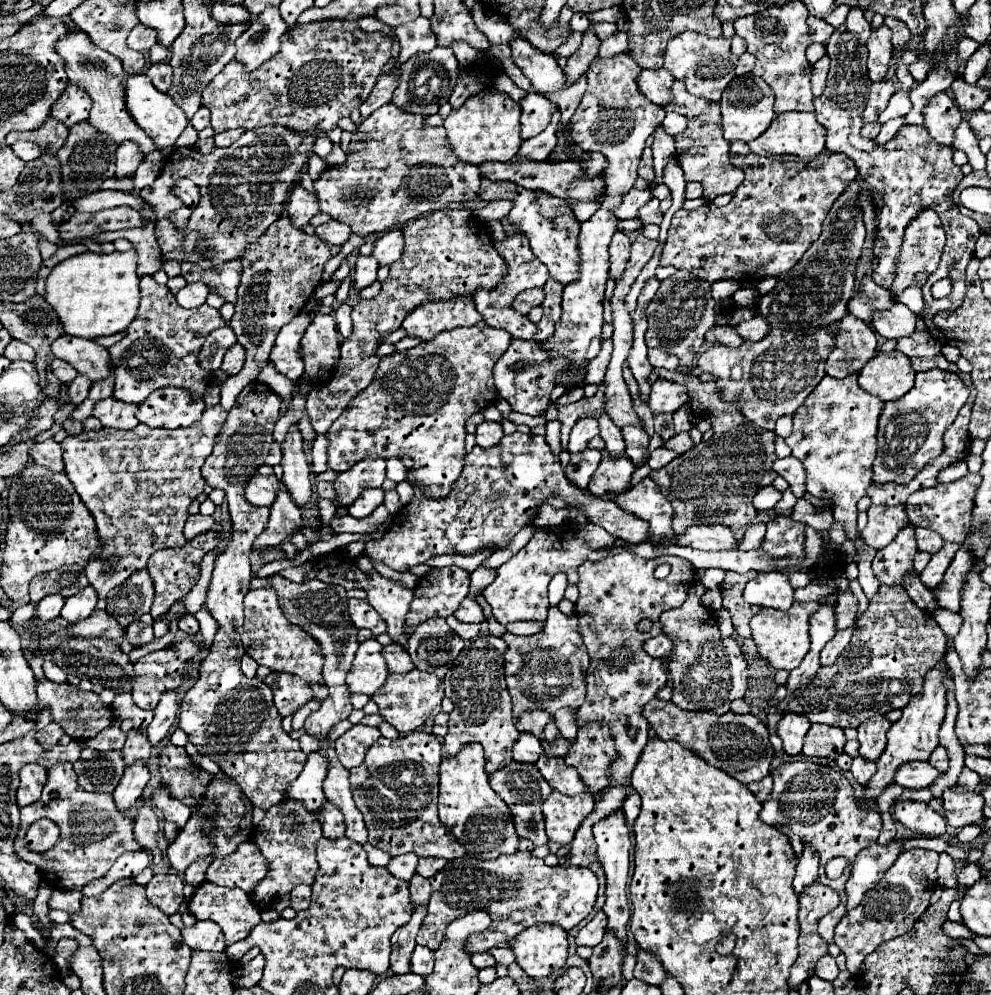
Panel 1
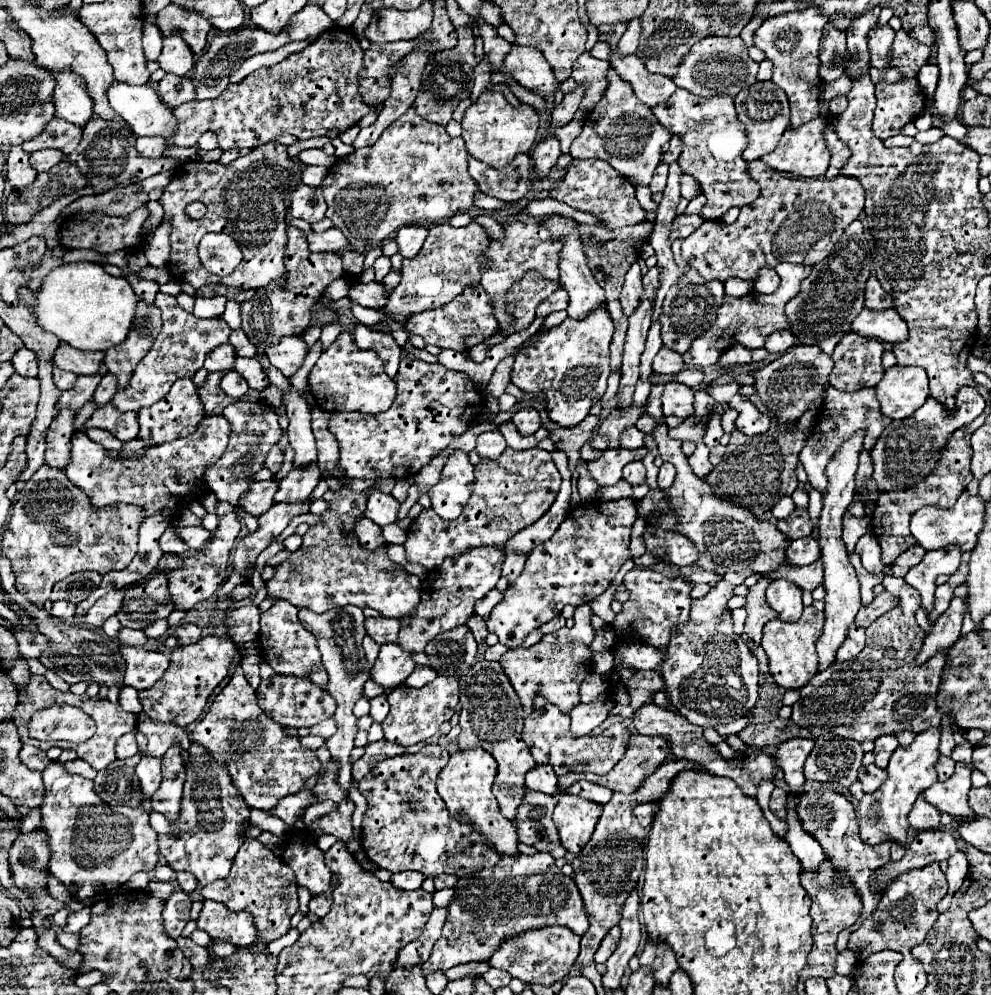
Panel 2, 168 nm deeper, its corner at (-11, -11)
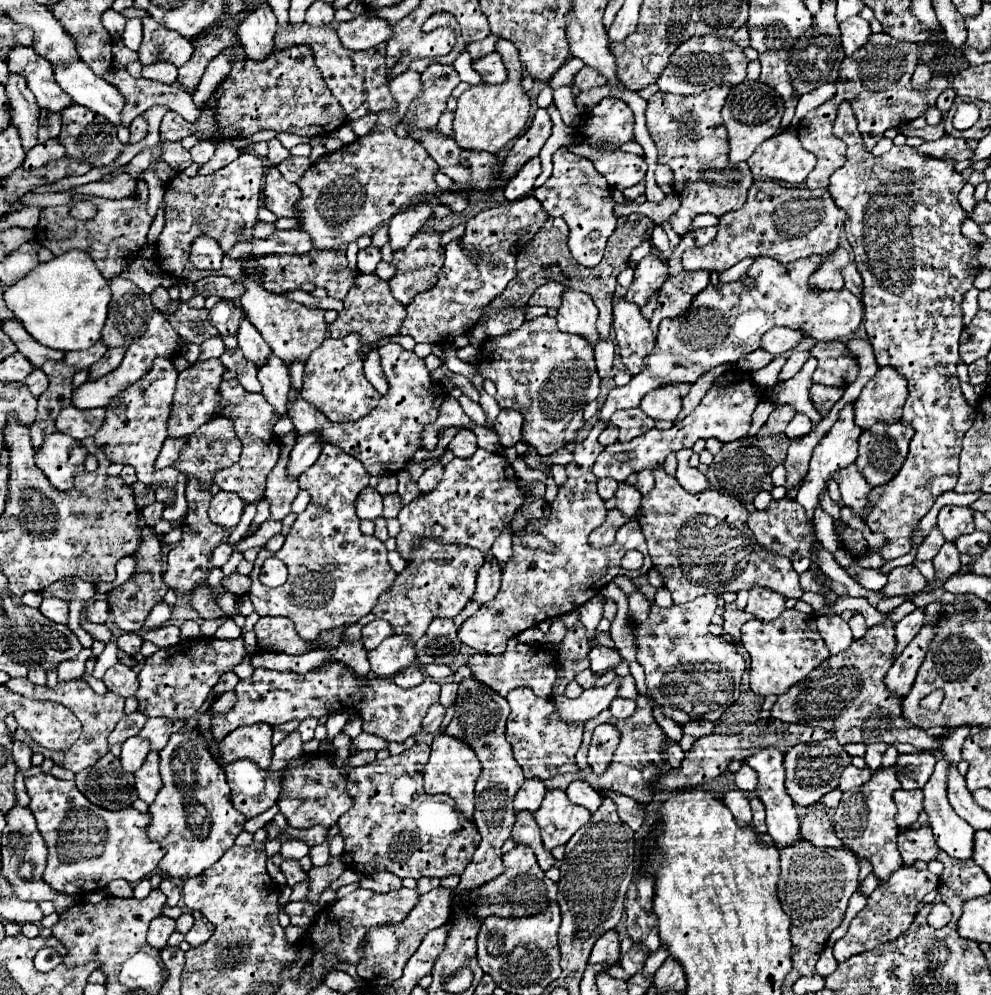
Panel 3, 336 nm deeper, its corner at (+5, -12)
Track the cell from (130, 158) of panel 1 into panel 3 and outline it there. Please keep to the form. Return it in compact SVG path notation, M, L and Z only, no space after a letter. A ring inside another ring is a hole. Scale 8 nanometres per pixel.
M144 116L134 118L132 124L130 124L130 132L132 132L132 136L130 136L130 142L132 142L132 144L144 140L146 134L148 134L148 122L146 122L146 118L144 118Z

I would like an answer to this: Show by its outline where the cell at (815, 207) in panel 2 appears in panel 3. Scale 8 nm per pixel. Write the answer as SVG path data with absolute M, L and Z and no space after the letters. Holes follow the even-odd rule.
M754 182L744 208L720 218L718 236L704 248L688 248L682 256L686 270L724 272L744 258L770 256L780 264L796 262L814 254L832 254L838 248L846 212L840 210L828 190L784 188L778 182Z

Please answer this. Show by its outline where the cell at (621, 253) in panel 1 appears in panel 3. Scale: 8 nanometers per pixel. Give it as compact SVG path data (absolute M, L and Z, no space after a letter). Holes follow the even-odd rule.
M620 298L614 304L614 332L620 346L620 358L626 370L630 370L632 376L640 374L644 368L644 358L654 348L654 332L648 324L648 320L640 314L640 308L636 304L626 302ZM624 334L628 334L624 338Z

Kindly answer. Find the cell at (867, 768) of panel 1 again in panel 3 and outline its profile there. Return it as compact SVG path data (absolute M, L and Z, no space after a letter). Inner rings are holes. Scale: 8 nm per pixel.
M848 764L840 776L840 784L838 784L838 790L846 792L846 790L852 790L852 788L860 788L862 784L866 784L870 780L872 772L868 768L864 770L858 770L854 768L852 764Z

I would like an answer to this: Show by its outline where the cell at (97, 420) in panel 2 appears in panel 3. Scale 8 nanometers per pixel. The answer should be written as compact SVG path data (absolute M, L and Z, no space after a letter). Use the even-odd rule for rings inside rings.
M66 406L60 410L56 418L56 430L64 432L76 440L84 440L88 436L94 436L100 424L104 422L104 408L94 410L78 410L74 406Z

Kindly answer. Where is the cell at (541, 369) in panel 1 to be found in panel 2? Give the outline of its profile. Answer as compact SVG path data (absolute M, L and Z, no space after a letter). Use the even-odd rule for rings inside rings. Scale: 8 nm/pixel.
M526 407L526 409L520 409L514 413L512 417L512 423L516 425L516 429L522 433L522 435L532 435L534 431L540 429L540 415L534 407Z

